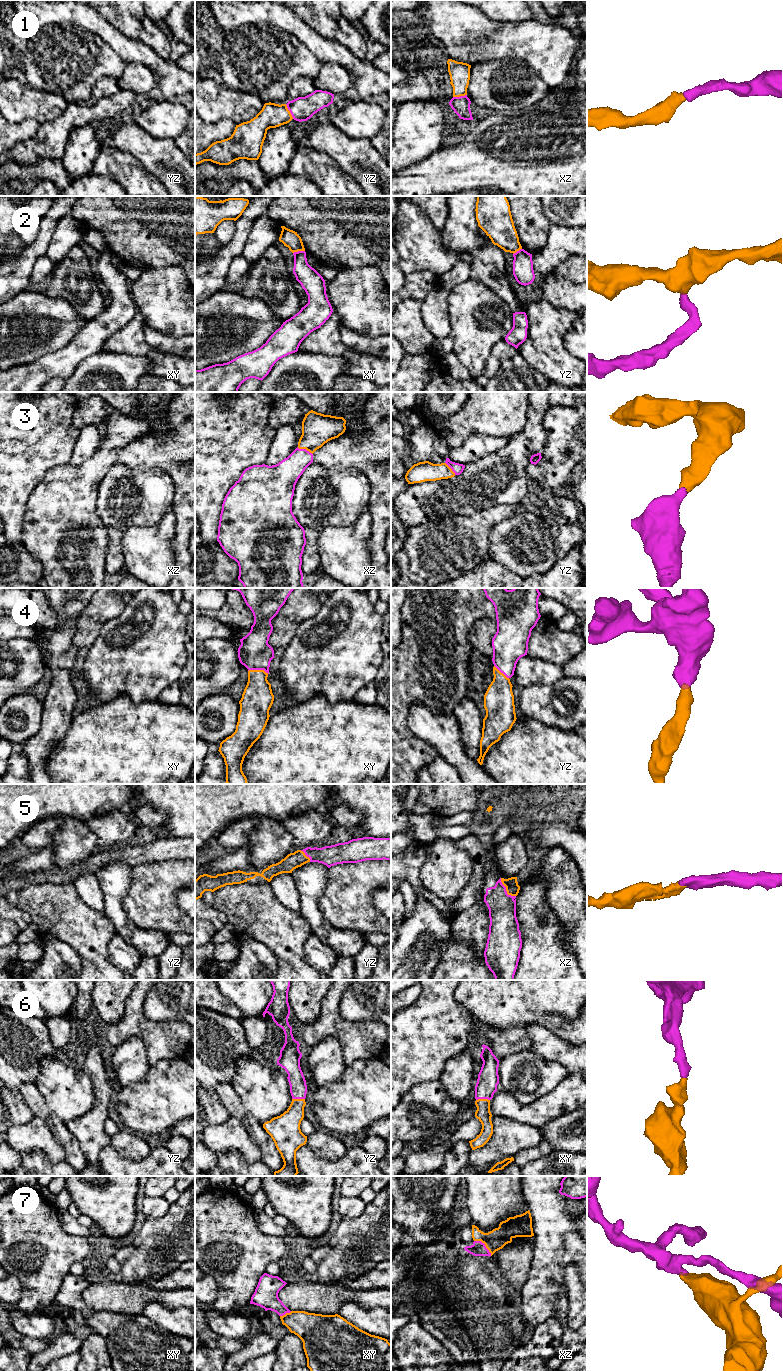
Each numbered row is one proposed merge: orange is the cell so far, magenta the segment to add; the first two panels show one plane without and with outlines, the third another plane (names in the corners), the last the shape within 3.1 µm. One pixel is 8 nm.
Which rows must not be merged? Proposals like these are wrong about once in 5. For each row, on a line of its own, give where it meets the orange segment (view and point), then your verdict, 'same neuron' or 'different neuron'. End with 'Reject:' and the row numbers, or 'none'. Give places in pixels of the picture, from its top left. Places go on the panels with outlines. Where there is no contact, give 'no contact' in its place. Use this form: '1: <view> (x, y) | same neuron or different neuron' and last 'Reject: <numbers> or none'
1: yz (289, 111) | same neuron
2: xy (298, 250) | different neuron
3: xz (305, 448) | same neuron
4: xy (258, 670) | same neuron
5: xz (506, 890) | same neuron
6: xy (482, 1099) | same neuron
7: xz (485, 1245) | same neuron
Reject: 2

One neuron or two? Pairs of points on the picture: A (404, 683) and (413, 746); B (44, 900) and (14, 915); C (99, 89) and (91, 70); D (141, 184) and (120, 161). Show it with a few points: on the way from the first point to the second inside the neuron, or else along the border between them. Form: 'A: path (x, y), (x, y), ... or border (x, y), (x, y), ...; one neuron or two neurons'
A: path (401, 699), (401, 730); one neuron
B: border (16, 906), (25, 911), (32, 920); two neurons
C: border (117, 79), (101, 77), (92, 90), (92, 100); two neurons
D: path (135, 178), (124, 167); one neuron

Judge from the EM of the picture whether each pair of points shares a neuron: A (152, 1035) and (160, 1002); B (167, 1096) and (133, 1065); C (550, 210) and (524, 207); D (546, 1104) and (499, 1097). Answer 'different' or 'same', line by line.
A: different
B: different
C: different
D: same

